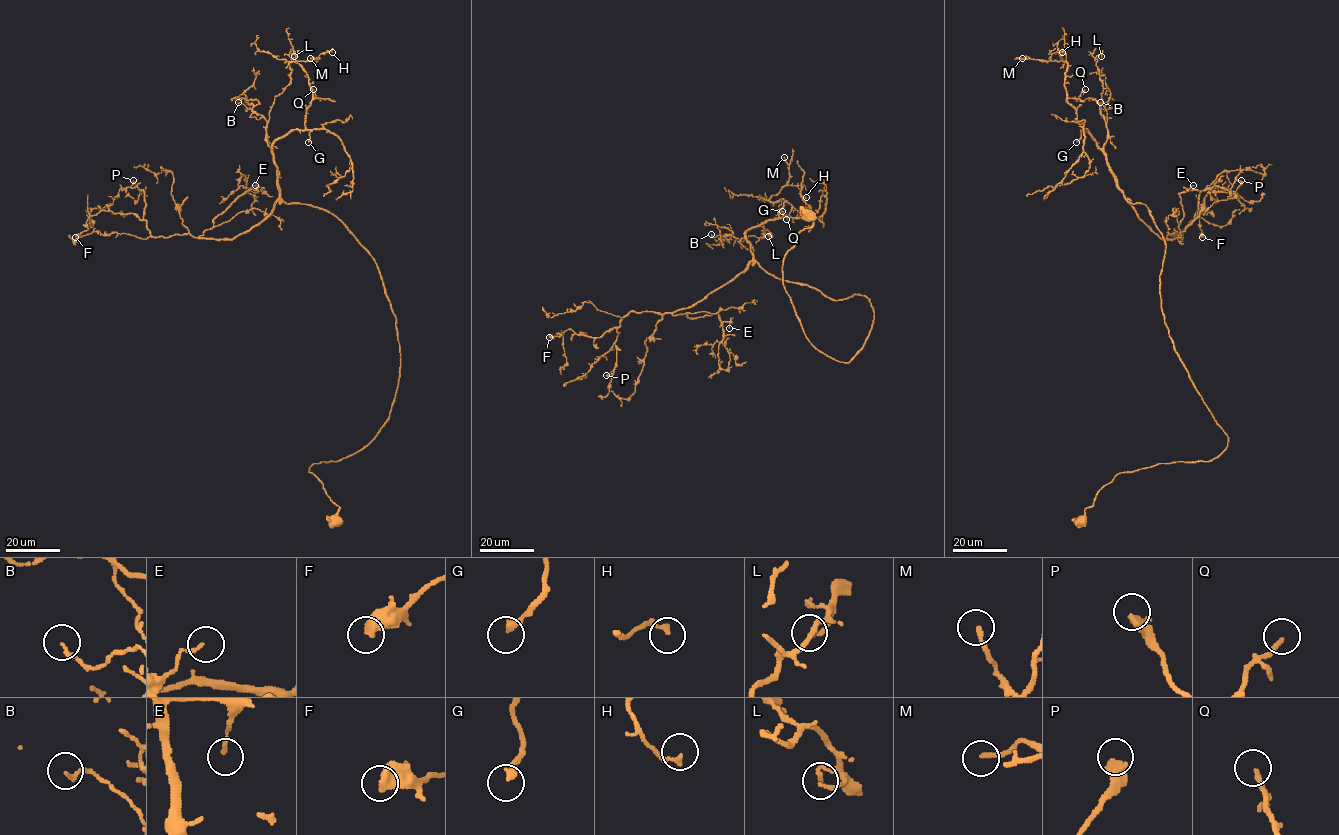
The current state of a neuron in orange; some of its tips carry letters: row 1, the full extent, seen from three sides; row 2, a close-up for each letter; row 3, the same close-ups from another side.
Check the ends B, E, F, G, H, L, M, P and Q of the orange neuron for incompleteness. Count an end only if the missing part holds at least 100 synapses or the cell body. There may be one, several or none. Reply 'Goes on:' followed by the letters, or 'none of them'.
Goes on: none of them

